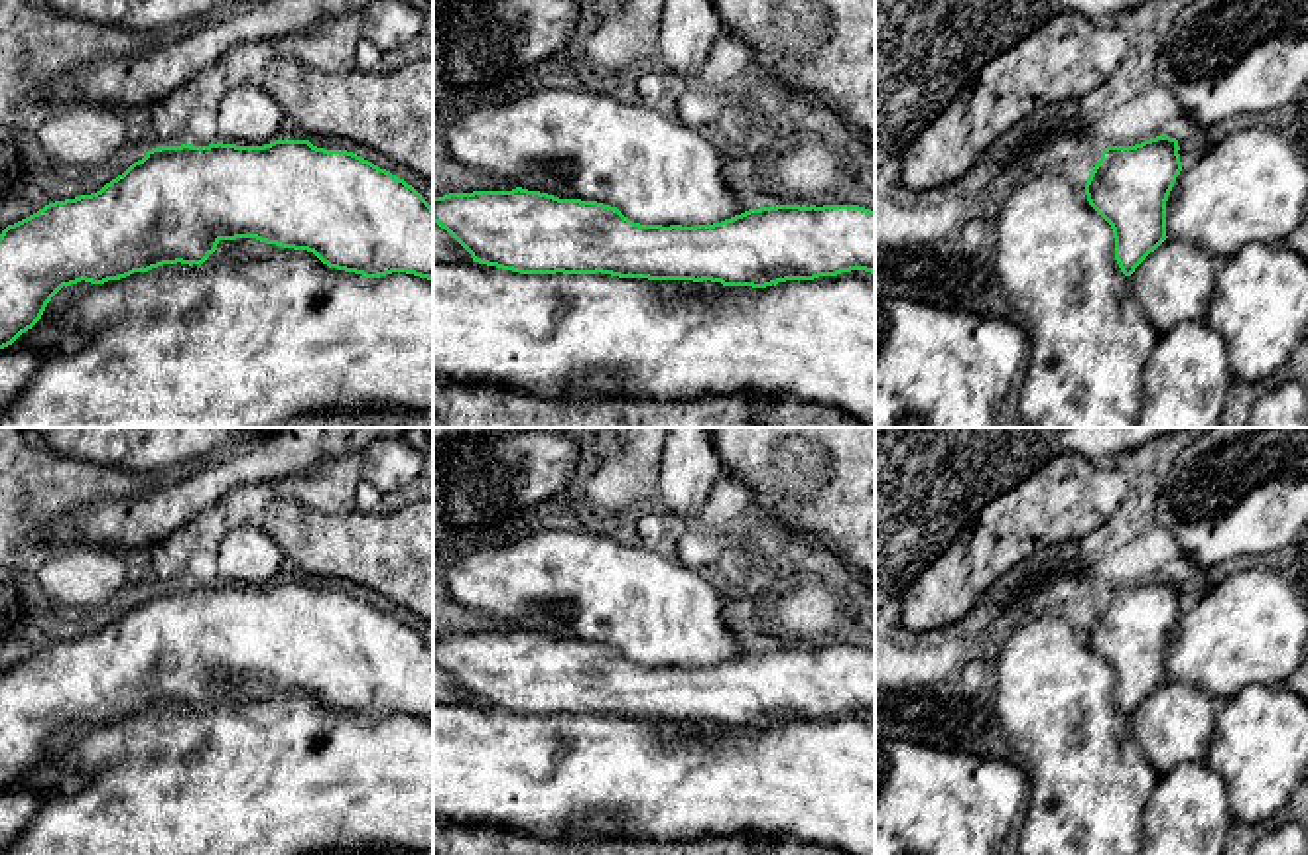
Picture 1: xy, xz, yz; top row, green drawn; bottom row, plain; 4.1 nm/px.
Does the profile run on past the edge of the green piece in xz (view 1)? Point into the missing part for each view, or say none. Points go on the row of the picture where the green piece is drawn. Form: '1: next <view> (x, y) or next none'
1: next none

